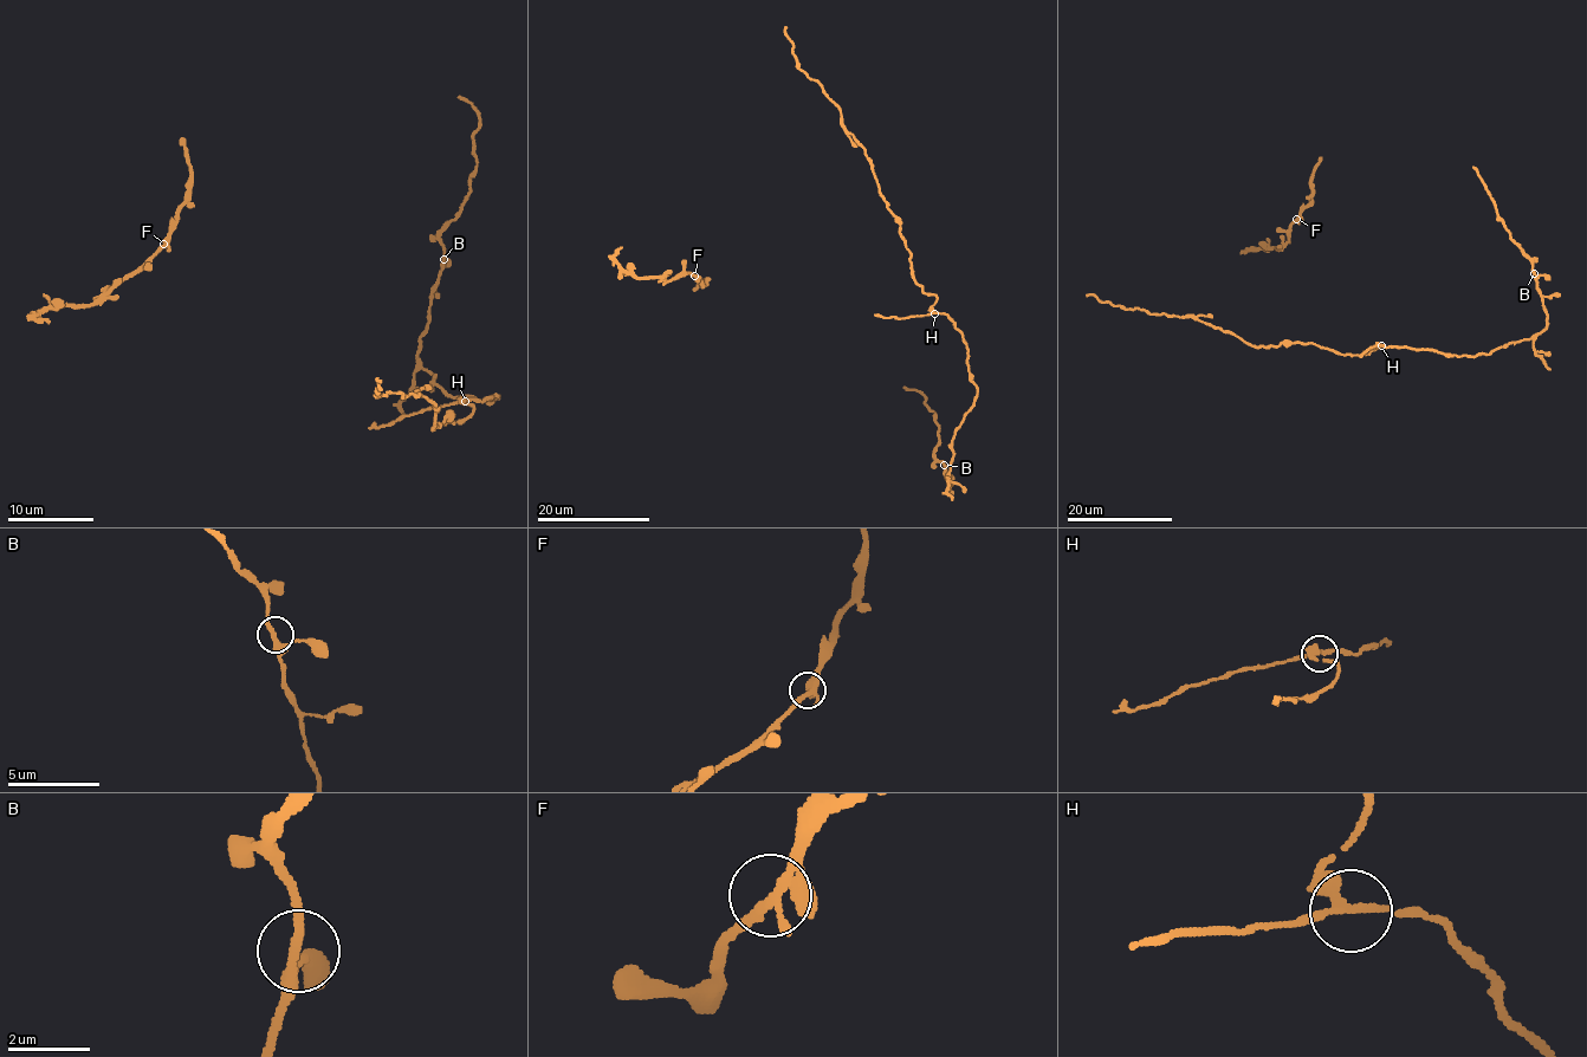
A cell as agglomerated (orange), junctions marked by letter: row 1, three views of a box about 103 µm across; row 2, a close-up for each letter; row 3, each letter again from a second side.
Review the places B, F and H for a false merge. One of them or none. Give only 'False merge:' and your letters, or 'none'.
False merge: H

